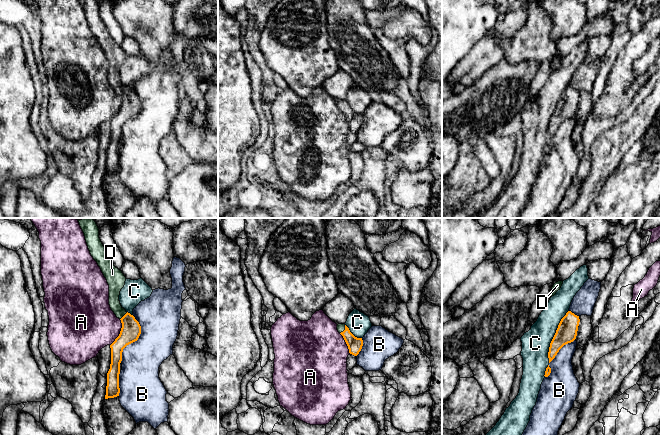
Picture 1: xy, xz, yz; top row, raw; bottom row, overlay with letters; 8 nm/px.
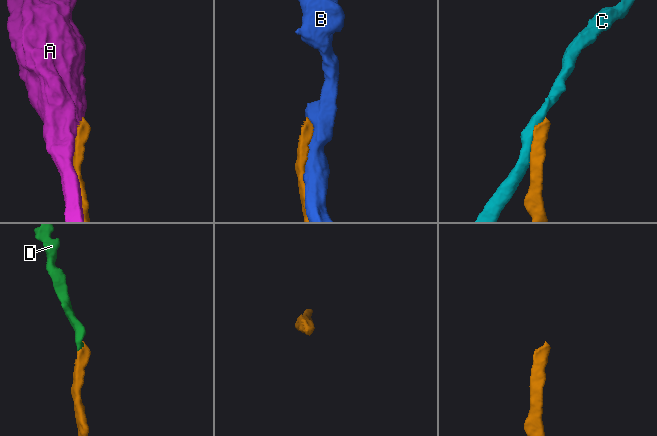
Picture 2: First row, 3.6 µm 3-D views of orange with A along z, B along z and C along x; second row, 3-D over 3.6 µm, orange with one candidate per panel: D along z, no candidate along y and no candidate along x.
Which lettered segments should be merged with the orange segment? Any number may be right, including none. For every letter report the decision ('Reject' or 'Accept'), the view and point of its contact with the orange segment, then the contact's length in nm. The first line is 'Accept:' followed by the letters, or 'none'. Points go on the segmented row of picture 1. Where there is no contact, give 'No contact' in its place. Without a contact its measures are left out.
Accept: D
A: Reject. Touches orange at xy (120, 332). Shared border 240 nm
B: Reject. Touches orange at xy (135, 340). Shared border 400 nm
C: Reject. Touches orange at yz (554, 336). Shared border 460 nm
D: Accept. Touches orange at xz (345, 329). Shared border 80 nm

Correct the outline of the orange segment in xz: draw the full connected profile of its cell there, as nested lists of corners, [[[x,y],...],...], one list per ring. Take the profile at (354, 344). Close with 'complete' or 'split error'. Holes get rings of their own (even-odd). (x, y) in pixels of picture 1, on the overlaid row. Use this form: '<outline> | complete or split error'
[[[338,324],[337,330],[343,336],[343,338],[348,346],[349,353],[354,356],[357,356],[363,346],[362,338],[355,337],[350,332],[349,328],[345,324]]] | split error

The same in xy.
[[[91,218],[78,220],[84,233],[91,256],[97,262],[109,285],[109,305],[117,318],[121,320],[122,328],[119,336],[110,345],[111,364],[107,373],[105,399],[119,396],[119,374],[123,349],[138,340],[141,326],[133,315],[128,313],[120,304],[119,295],[125,285],[126,277],[112,263],[105,247],[99,238],[99,228]]] | split error

